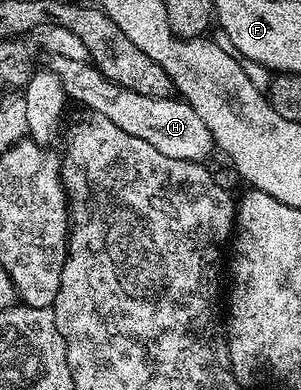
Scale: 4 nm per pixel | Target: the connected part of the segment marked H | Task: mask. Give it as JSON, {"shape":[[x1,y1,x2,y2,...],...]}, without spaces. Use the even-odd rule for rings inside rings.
{"shape":[[57,55,50,58,49,68,57,75,57,79,61,79,63,90,74,104,76,101,77,104,84,105,84,110,109,119,109,123,121,127,121,131,127,132,128,135,145,139,145,143,157,147,157,151,161,151,161,155,169,155,169,159,203,163,216,148,209,127,205,127,201,115,197,115,197,111,193,111,193,107,189,107,185,100,137,95,137,91,129,91,129,87,121,87,101,75,101,71,96,69,90,60,82,62]]}

